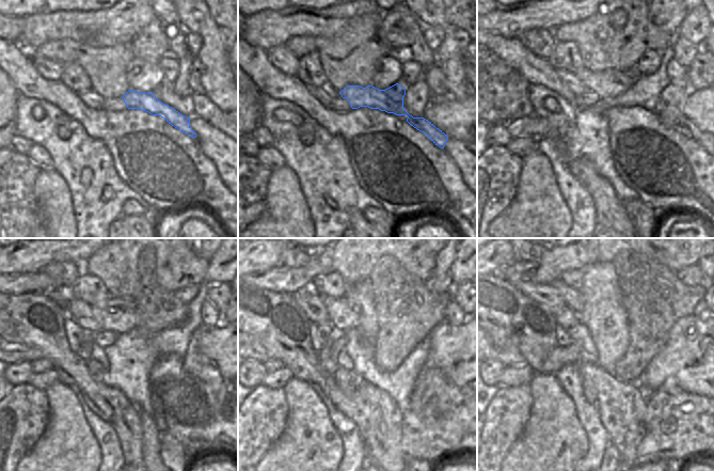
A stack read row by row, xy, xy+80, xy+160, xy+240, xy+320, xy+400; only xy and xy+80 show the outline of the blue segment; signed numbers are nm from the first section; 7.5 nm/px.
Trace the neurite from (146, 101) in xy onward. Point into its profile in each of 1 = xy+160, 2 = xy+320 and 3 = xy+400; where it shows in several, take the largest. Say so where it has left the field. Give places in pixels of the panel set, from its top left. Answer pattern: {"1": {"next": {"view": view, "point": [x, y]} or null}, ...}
{"1": {"next": {"view": "xy+160", "point": [607, 83]}}, "2": {"next": {"view": "xy+320", "point": [344, 315]}}, "3": {"next": {"view": "xy+400", "point": [572, 299]}}}

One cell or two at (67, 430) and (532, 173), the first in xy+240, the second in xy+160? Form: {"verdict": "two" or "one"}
{"verdict": "one"}

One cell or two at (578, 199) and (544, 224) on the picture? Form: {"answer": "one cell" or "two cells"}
{"answer": "two cells"}

